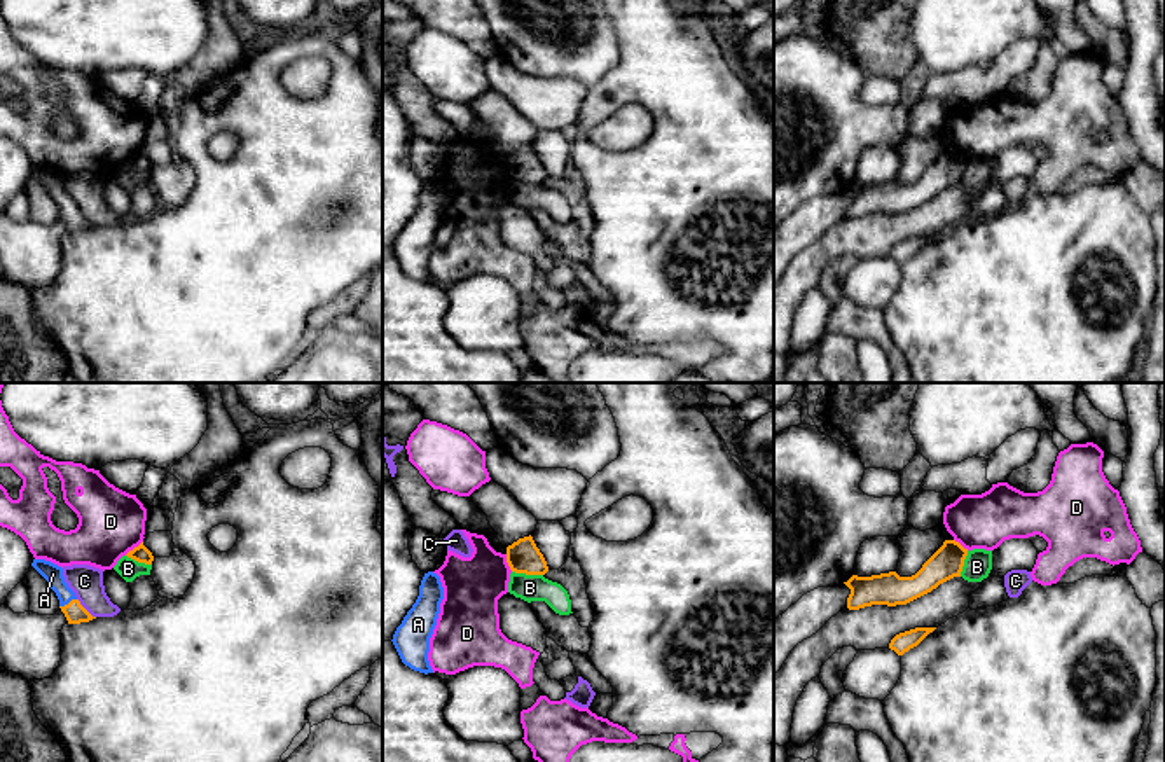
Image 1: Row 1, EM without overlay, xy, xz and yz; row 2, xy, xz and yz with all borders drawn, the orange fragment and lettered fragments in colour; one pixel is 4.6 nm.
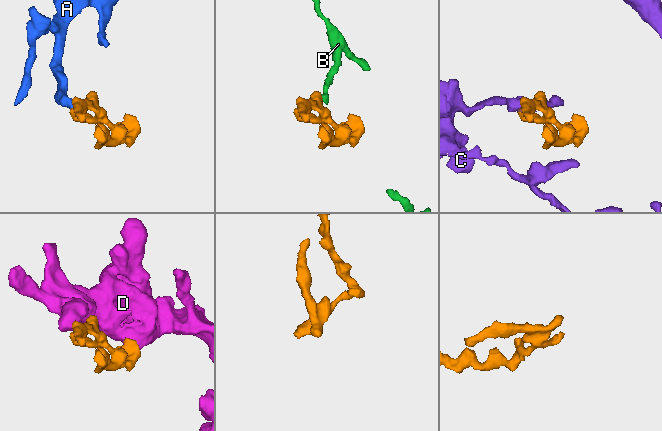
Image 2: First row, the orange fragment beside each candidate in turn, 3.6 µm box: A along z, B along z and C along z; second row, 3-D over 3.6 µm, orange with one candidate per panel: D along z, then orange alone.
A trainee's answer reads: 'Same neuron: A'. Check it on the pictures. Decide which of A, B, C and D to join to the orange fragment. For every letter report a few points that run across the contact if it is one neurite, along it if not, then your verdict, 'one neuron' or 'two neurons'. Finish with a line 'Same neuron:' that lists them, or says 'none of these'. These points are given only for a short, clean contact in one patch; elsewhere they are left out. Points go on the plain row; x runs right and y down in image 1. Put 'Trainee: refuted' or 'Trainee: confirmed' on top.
Trainee: confirmed
A: line xy (74, 221), (68, 212), (53, 182); one neuron
B: two neurons
C: line xy (77, 207), (95, 226); two neurons
D: line xy (142, 149), (124, 163); two neurons
Same neuron: A

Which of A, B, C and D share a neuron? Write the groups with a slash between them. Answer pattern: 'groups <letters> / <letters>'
groups A / B / C / D

